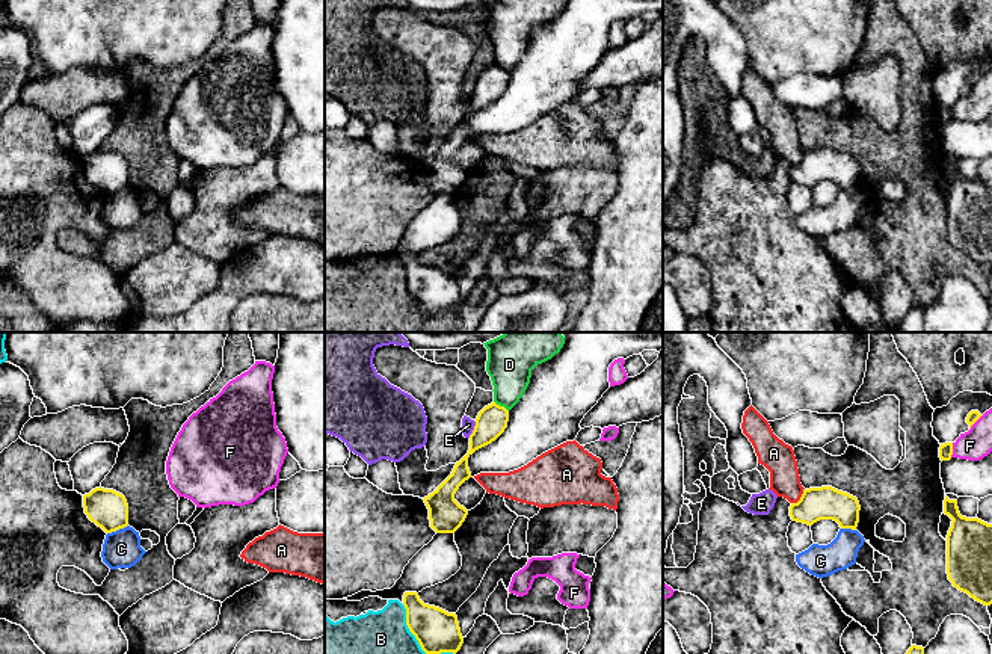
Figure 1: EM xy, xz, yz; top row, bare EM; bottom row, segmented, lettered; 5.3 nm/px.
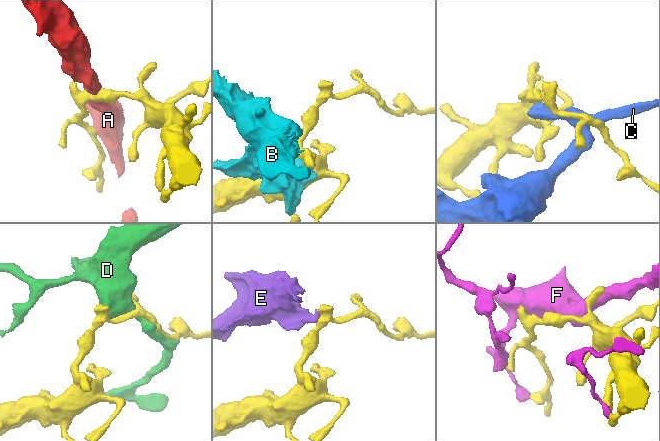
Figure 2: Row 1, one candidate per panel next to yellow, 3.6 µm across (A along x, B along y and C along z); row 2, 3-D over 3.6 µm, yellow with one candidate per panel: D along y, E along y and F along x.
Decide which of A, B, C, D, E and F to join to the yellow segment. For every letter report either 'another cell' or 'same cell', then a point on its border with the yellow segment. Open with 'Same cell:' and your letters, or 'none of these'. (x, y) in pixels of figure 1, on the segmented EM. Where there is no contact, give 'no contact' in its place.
Same cell: none of these
A: another cell | yz (800, 497)
B: another cell | xz (408, 627)
C: another cell | xy (117, 529)
D: another cell | xz (502, 407)
E: another cell | xz (474, 429)
F: another cell | yz (951, 450)

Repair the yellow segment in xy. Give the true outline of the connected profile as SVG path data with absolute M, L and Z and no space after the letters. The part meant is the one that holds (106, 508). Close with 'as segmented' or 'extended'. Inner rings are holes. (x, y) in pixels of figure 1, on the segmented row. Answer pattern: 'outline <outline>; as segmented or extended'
outline M95 488L83 495L83 507L88 518L106 533L128 526L128 504L122 494L113 489Z; as segmented

